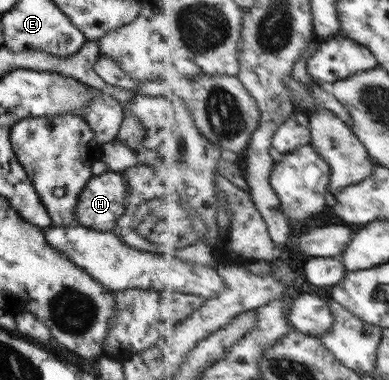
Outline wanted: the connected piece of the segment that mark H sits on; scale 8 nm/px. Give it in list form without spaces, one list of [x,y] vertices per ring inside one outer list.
[[[107,170],[92,176],[79,195],[77,220],[79,225],[107,232],[125,213],[129,184],[121,172]]]

